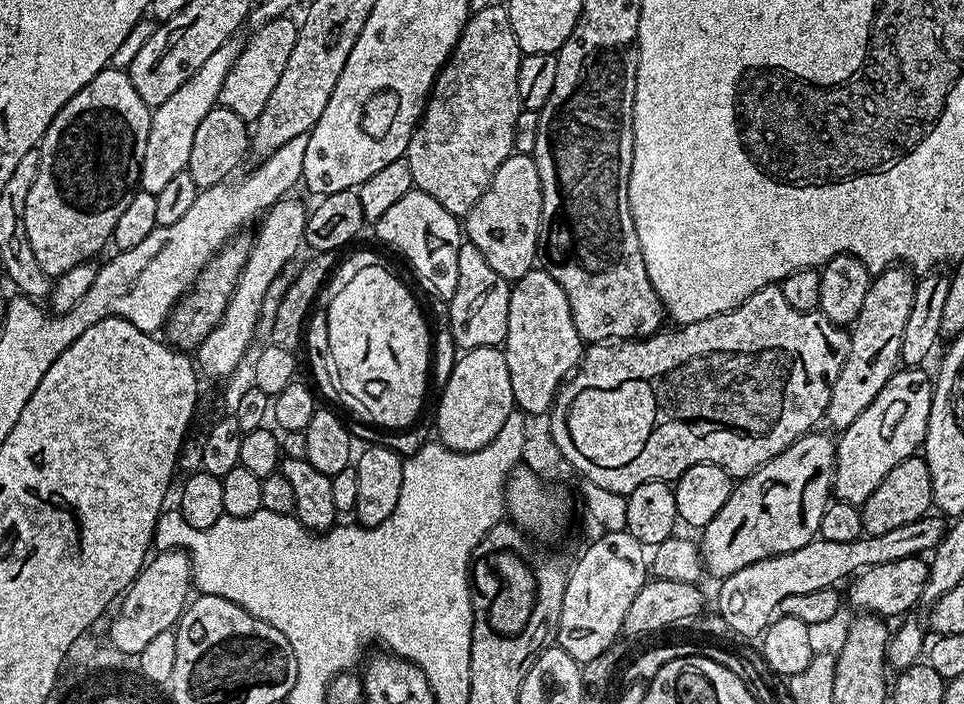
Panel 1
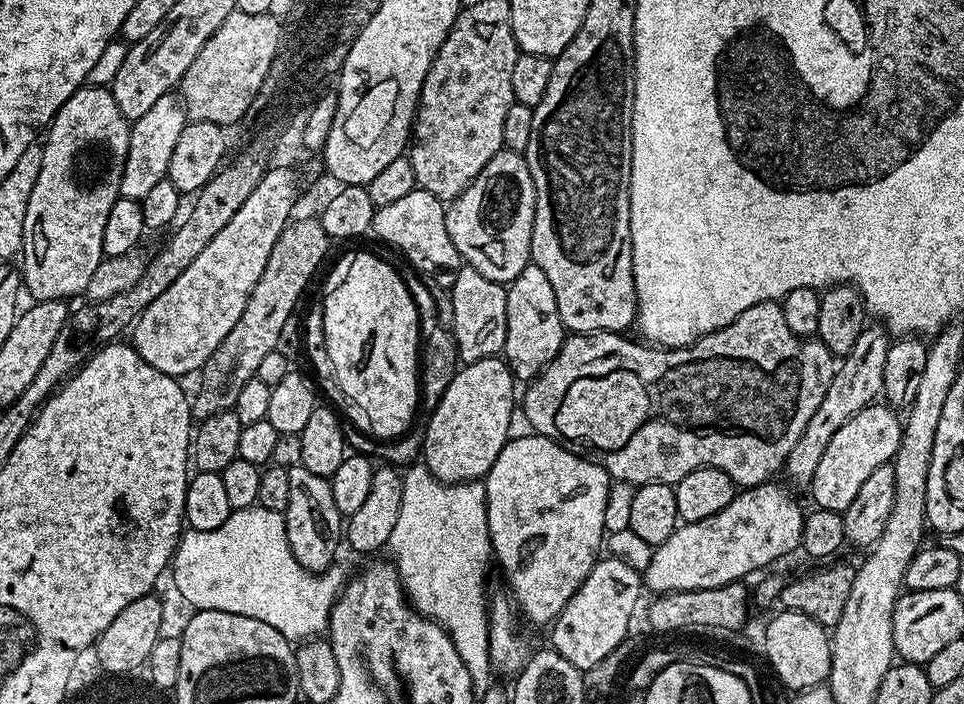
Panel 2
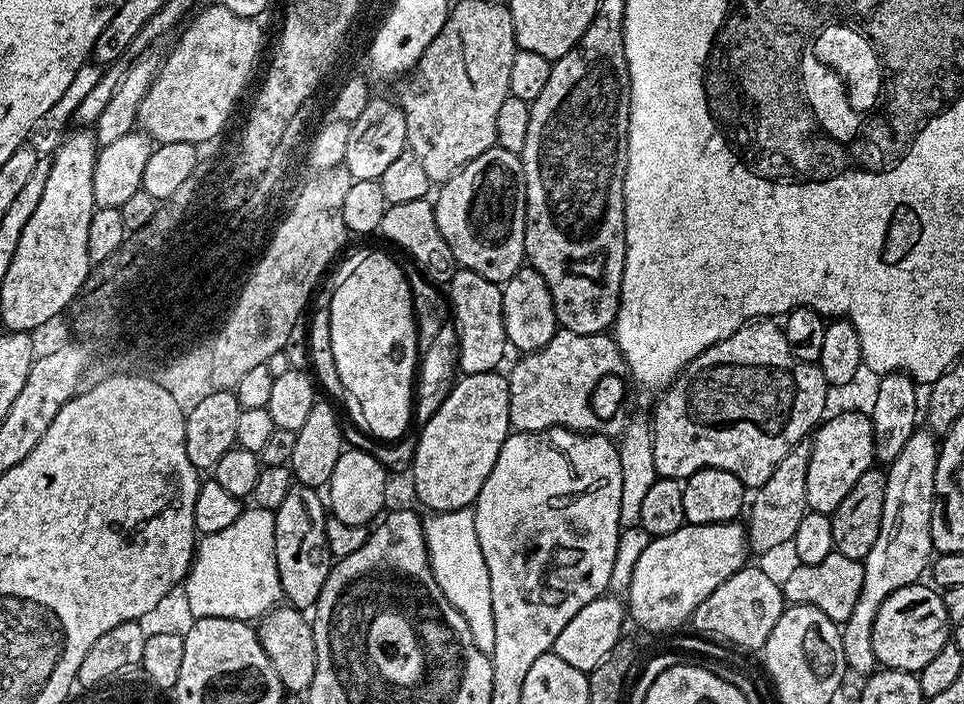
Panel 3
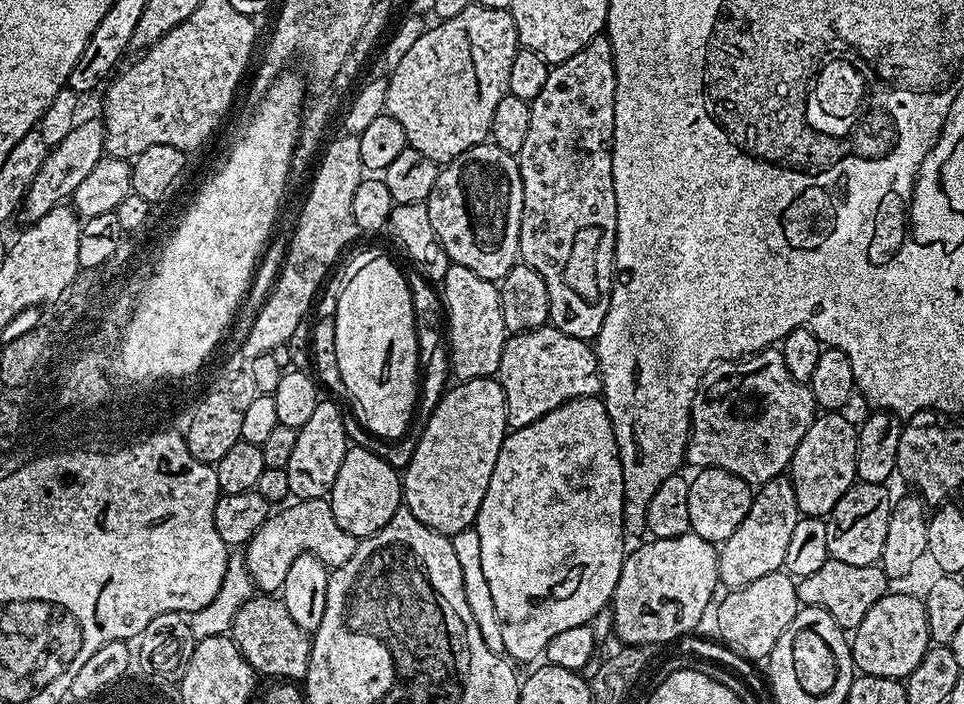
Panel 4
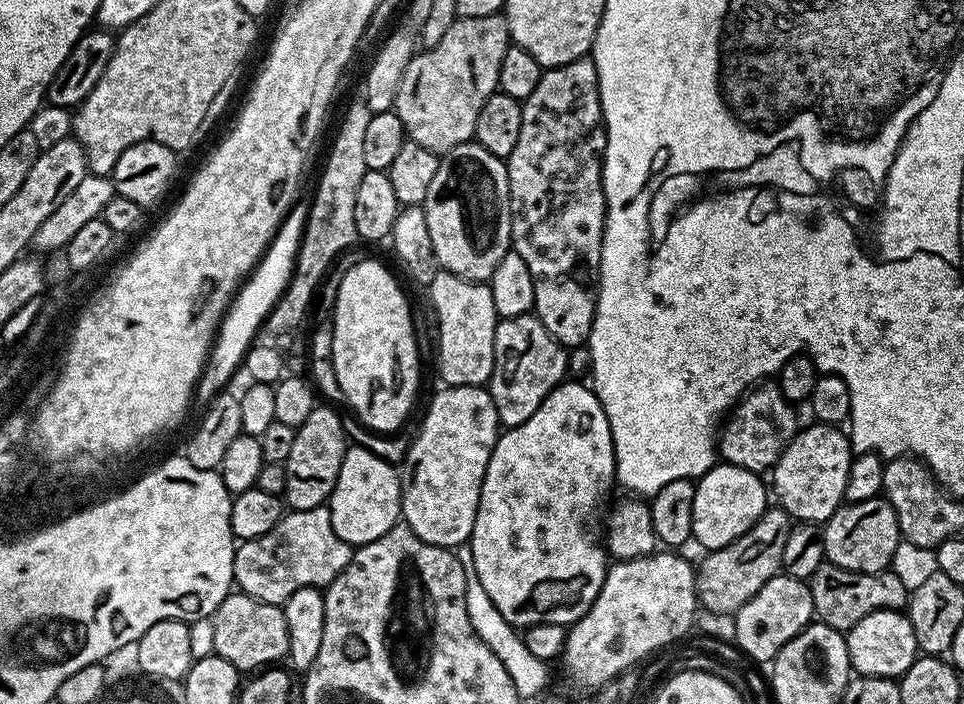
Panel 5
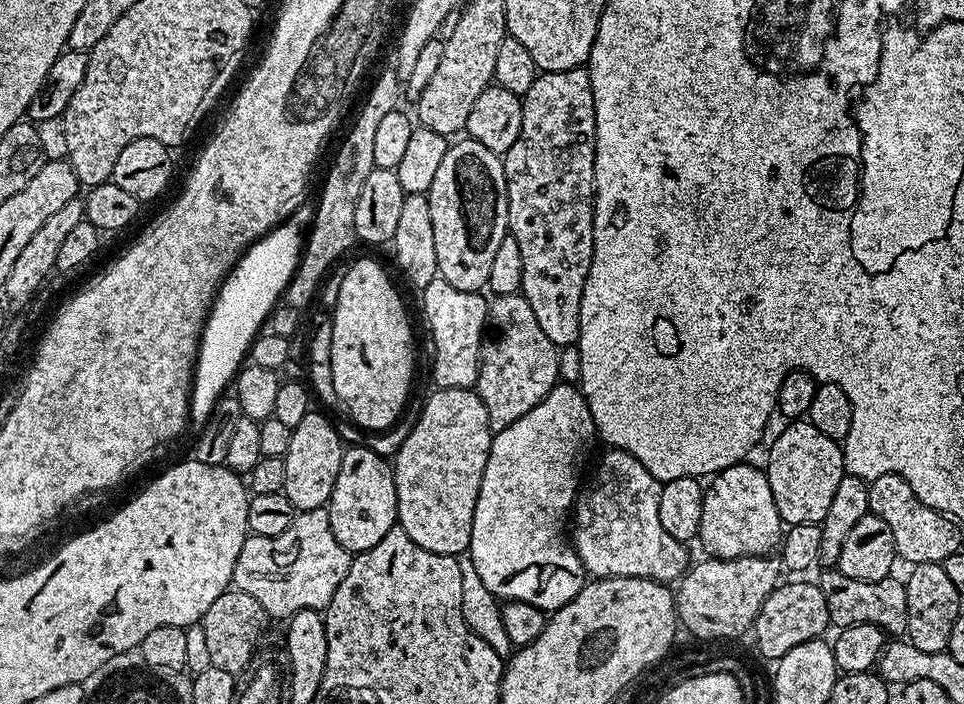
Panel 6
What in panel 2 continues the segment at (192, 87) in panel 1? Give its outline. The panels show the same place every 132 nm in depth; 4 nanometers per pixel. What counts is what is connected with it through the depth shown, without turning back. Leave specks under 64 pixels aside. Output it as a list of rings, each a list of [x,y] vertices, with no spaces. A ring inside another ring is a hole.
[[[169,94],[158,98],[142,118],[131,121],[130,150],[126,154],[126,166],[122,170],[120,195],[126,200],[142,201],[155,184],[165,180],[170,166],[170,154],[174,154],[174,146],[178,136],[182,134],[186,123],[186,113],[179,95]]]

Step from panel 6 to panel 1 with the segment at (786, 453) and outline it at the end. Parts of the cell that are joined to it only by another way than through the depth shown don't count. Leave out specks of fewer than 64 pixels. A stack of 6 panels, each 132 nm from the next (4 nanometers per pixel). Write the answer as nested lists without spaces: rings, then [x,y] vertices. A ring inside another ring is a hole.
[[[920,366],[901,367],[882,386],[882,391],[878,393],[878,398],[850,422],[850,426],[844,432],[839,433],[835,441],[836,446],[836,466],[832,470],[832,490],[835,499],[841,504],[861,505],[878,490],[878,482],[898,466],[906,458],[917,455],[921,451],[924,443],[924,436],[928,433],[928,419],[930,418],[930,406],[932,405],[932,390],[934,380],[931,375],[924,373],[925,369]]]

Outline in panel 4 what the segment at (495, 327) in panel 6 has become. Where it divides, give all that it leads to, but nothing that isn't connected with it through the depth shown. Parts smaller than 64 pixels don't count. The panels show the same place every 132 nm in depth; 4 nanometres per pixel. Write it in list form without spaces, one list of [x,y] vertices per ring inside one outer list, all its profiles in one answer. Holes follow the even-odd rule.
[[[545,326],[509,335],[504,341],[498,379],[504,391],[509,429],[530,426],[568,400],[595,396],[601,391],[600,363],[589,341],[570,338],[562,330]]]

